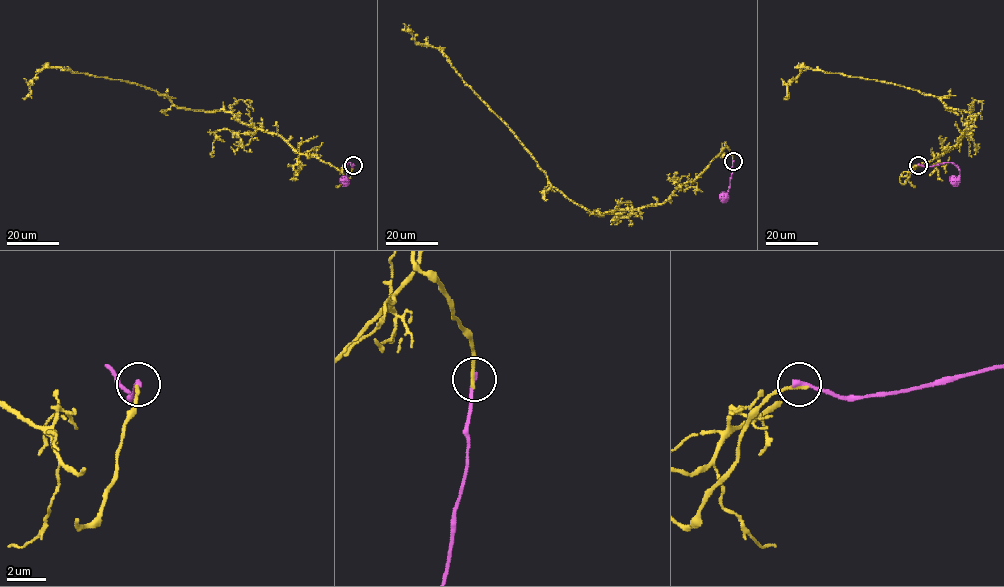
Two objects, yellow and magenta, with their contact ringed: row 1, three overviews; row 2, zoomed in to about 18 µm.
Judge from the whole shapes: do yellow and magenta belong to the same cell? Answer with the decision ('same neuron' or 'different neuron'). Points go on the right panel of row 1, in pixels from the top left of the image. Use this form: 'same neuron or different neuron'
different neuron

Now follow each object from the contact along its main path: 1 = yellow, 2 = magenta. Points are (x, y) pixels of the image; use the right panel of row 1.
1: (919, 165), (902, 184), (901, 176), (961, 139), (973, 110), (947, 107), (903, 86), (802, 67), (784, 98)
2: (919, 165), (953, 163), (959, 170), (959, 179), (954, 181)

